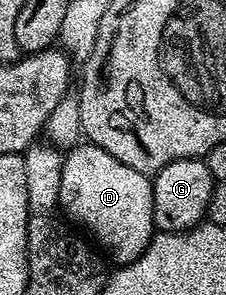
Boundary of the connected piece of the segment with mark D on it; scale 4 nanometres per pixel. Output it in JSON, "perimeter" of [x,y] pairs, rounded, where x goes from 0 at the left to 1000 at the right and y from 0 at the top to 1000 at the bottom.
{"perimeter":[[[358,478],[283,515],[252,671],[265,712],[288,712],[327,759],[363,756],[482,847],[504,895],[597,888],[681,803],[664,597],[544,559],[544,546],[509,546],[491,519],[412,485]]]}

